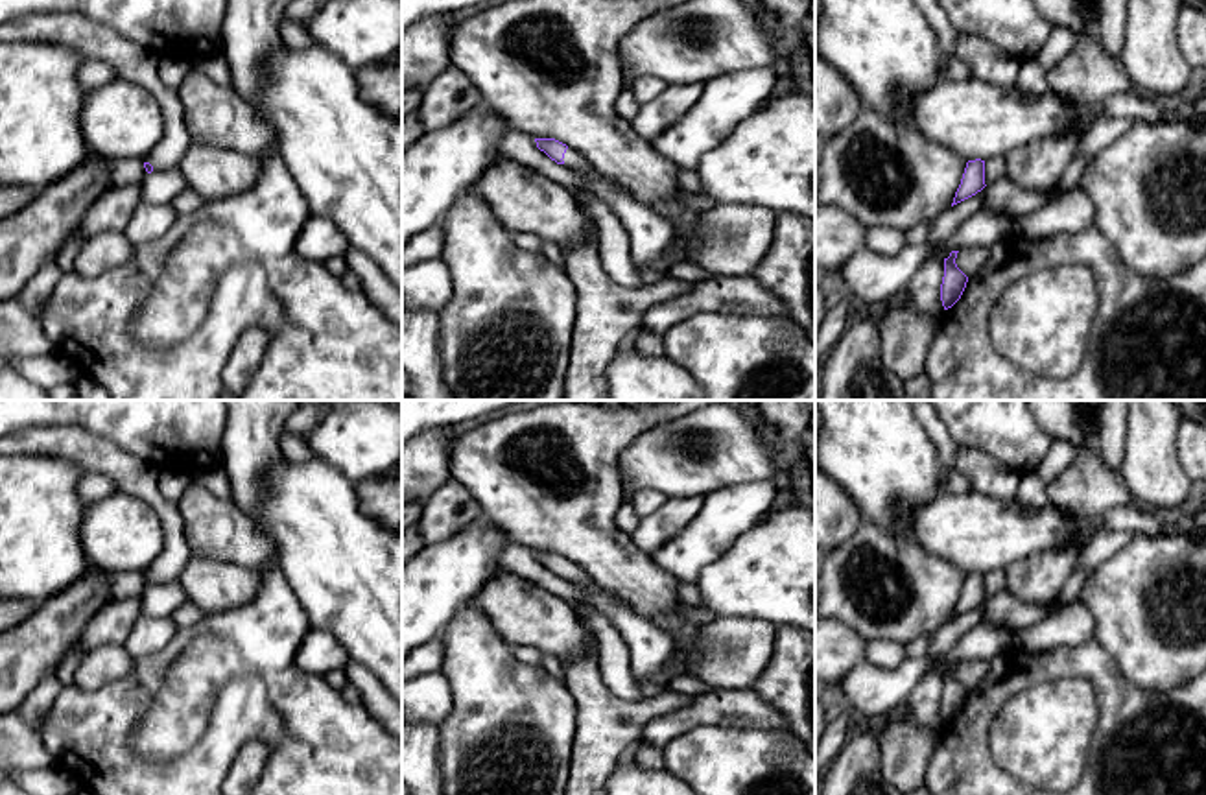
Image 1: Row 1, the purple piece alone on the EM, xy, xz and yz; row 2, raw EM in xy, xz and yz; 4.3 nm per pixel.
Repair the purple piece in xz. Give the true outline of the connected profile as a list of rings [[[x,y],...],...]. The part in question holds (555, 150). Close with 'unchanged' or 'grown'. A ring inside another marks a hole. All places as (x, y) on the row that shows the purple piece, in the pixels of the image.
[[[535,138],[537,148],[544,151],[557,164],[564,164],[572,170],[583,172],[592,168],[592,164],[577,149],[568,148],[566,144],[555,138]]]; grown

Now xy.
[[[37,11],[0,24],[0,42],[50,42],[74,50],[85,61],[98,59],[116,70],[116,77],[142,87],[160,107],[162,138],[146,155],[144,168],[175,168],[192,144],[184,111],[175,89],[159,74],[159,57],[122,37],[111,26],[96,24],[79,11]]]; grown

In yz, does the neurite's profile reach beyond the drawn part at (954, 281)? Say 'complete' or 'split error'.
complete

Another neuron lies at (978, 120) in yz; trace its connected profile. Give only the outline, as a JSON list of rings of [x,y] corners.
[[[974,77],[964,81],[942,79],[911,100],[913,125],[926,138],[953,149],[966,160],[1005,157],[1023,144],[1071,129],[1084,135],[1099,114],[1099,109],[1075,105],[1051,90],[1031,98],[1022,94],[1018,87],[1005,90]]]

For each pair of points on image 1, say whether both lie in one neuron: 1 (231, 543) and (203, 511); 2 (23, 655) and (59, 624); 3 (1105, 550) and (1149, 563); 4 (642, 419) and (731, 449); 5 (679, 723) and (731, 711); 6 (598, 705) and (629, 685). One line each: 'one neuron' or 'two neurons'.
1: one neuron
2: one neuron
3: two neurons
4: two neurons
5: one neuron
6: two neurons

